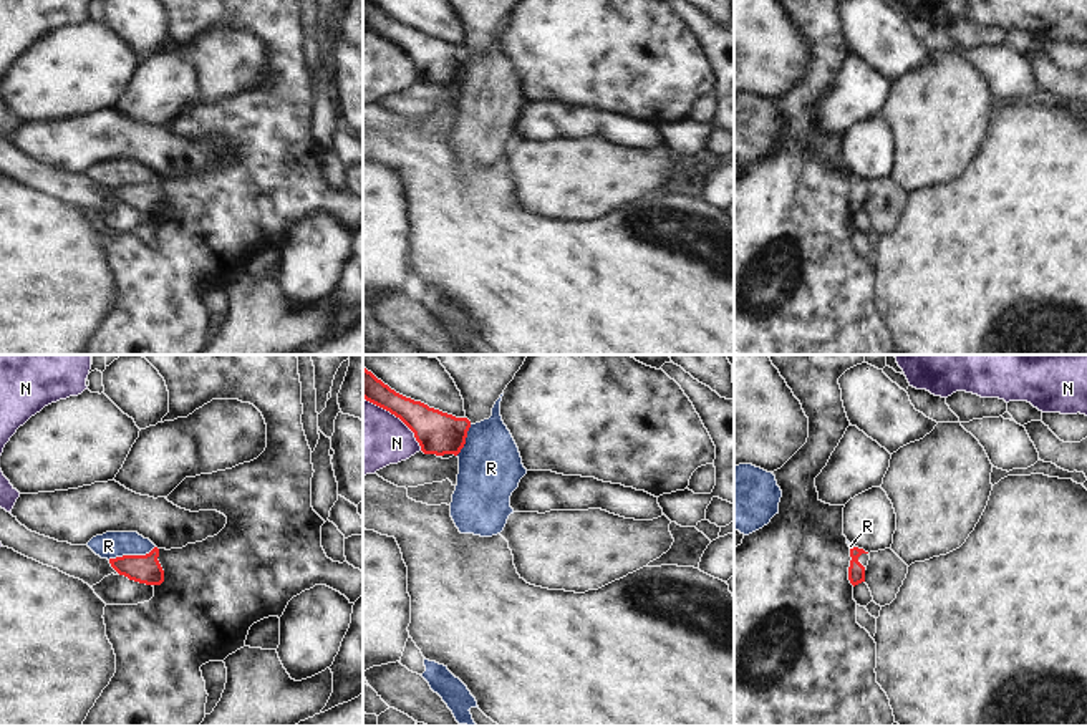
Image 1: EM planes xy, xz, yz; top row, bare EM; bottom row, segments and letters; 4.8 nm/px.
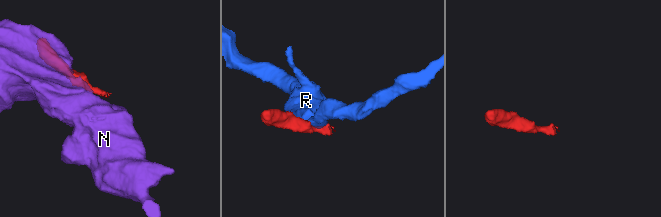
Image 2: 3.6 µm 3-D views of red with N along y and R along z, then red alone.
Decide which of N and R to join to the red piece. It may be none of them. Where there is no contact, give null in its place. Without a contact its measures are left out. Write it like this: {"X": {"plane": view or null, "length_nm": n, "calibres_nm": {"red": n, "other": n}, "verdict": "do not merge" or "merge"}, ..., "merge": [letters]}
{"N": {"plane": "xz", "length_nm": 380, "calibres_nm": {"red": 220, "other": 340}, "verdict": "do not merge"}, "R": {"plane": "xy", "length_nm": 240, "calibres_nm": {"red": 140, "other": 130}, "verdict": "do not merge"}, "merge": []}

